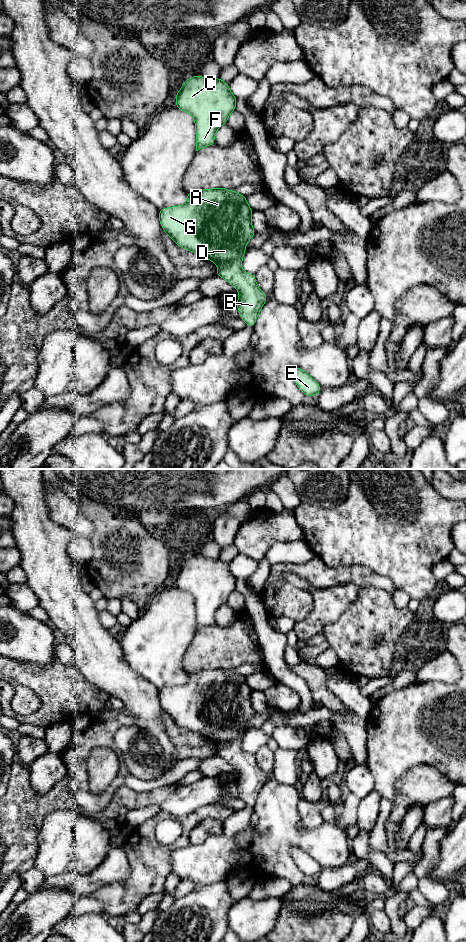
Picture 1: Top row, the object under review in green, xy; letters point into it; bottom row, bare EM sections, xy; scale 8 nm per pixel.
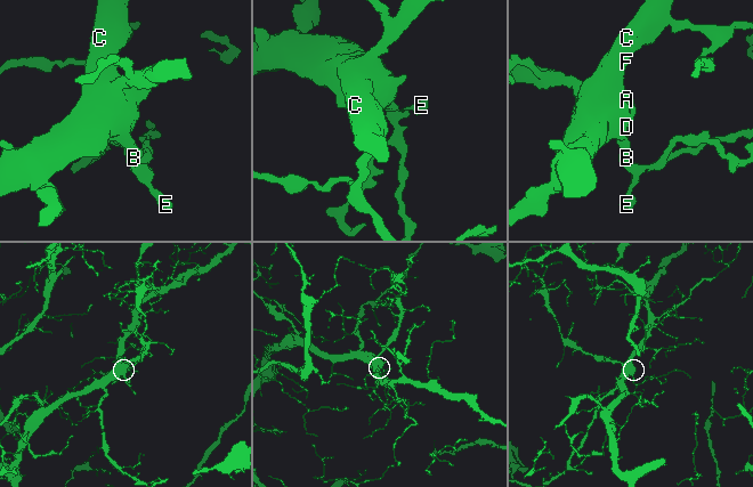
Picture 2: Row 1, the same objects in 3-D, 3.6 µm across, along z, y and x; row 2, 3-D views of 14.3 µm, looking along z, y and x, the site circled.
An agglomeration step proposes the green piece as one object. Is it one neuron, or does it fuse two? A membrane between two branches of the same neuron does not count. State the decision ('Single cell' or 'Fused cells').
Single cell

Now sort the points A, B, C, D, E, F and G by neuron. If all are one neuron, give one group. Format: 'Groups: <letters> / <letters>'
Groups: A B C D E F G

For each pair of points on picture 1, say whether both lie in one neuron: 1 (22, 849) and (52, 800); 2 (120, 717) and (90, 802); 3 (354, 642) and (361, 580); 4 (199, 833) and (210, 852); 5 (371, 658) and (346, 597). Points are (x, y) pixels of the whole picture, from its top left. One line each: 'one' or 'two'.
1: one
2: one
3: two
4: two
5: two

